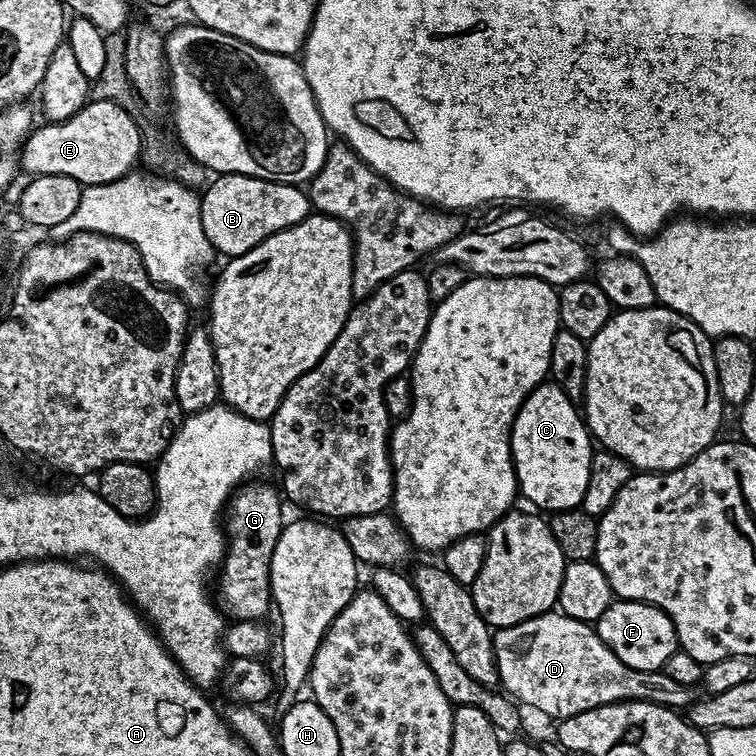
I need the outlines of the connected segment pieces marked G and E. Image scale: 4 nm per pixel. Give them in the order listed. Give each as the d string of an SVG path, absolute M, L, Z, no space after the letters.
M256 482L237 487L226 505L226 547L222 567L219 569L218 607L225 617L236 622L263 621L263 616L273 607L271 554L274 553L274 546L286 523L284 512L280 509L281 493L268 484L252 483Z
M89 99L78 114L66 118L62 122L53 124L44 122L33 127L32 133L24 141L22 153L22 168L32 176L49 176L50 174L62 174L66 178L74 178L82 186L89 184L109 184L118 178L127 176L137 167L136 162L141 159L141 125L136 125L137 117L114 102Z

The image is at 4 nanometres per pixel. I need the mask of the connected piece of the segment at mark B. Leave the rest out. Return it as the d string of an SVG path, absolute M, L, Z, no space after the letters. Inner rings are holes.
M220 174L203 189L200 213L202 230L206 230L213 249L224 258L231 258L246 254L258 242L305 220L310 215L310 201L307 191L294 184L242 174Z

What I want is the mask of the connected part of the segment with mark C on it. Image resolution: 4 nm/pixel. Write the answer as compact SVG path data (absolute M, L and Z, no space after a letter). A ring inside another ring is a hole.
M551 382L540 384L522 402L516 420L512 424L512 461L519 495L523 499L525 496L533 504L529 504L533 509L555 514L581 507L586 494L586 482L590 479L590 458L593 451L594 441L577 401L571 400L556 384Z

